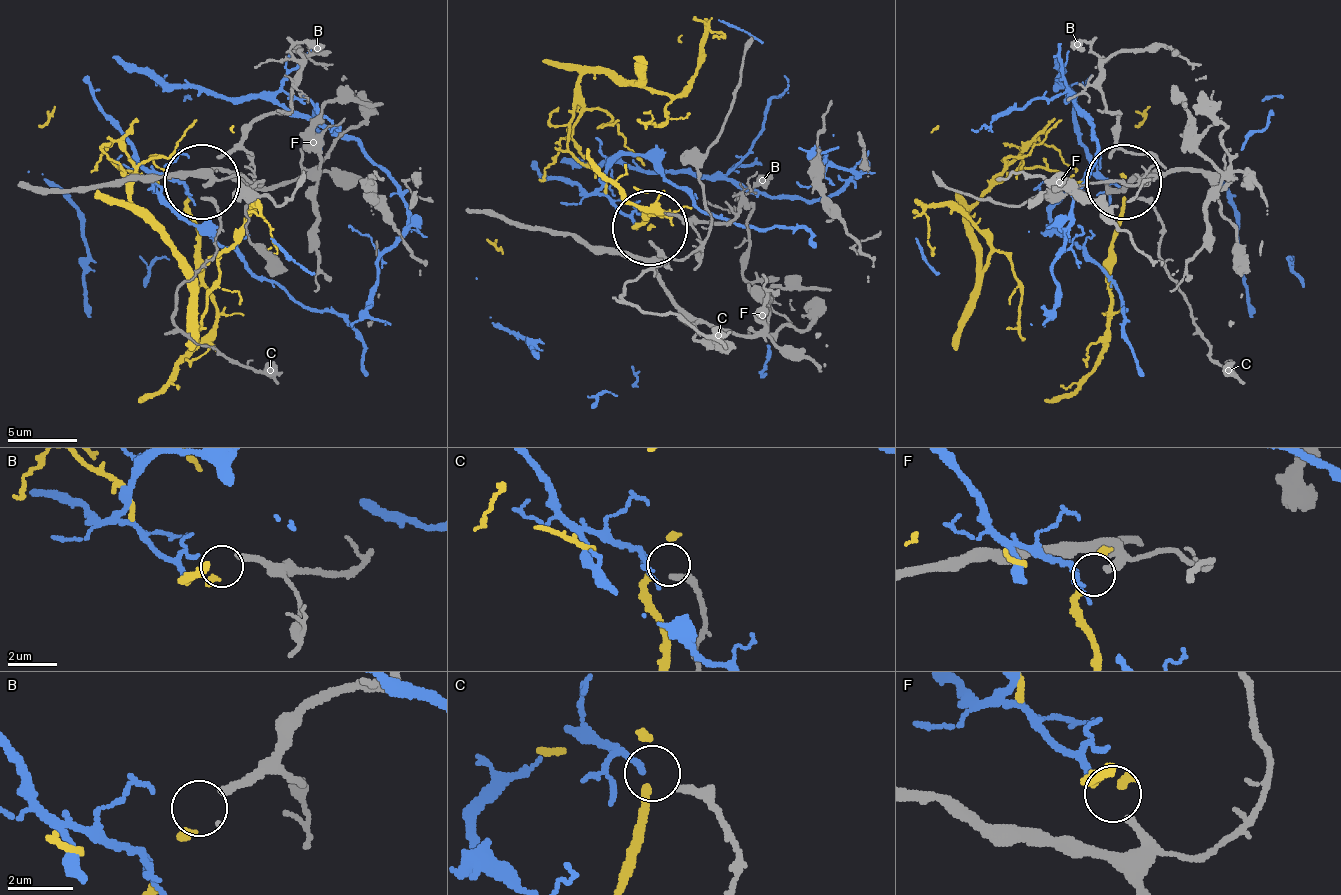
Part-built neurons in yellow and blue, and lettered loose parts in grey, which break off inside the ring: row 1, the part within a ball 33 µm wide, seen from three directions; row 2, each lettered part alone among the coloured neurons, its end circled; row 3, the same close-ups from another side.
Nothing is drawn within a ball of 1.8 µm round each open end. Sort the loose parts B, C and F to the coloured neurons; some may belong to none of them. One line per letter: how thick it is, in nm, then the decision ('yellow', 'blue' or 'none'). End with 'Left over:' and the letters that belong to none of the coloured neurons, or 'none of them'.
B: calibre 60 nm; yellow
C: calibre 220 nm; blue
F: calibre 280 nm; none
Left over: F

